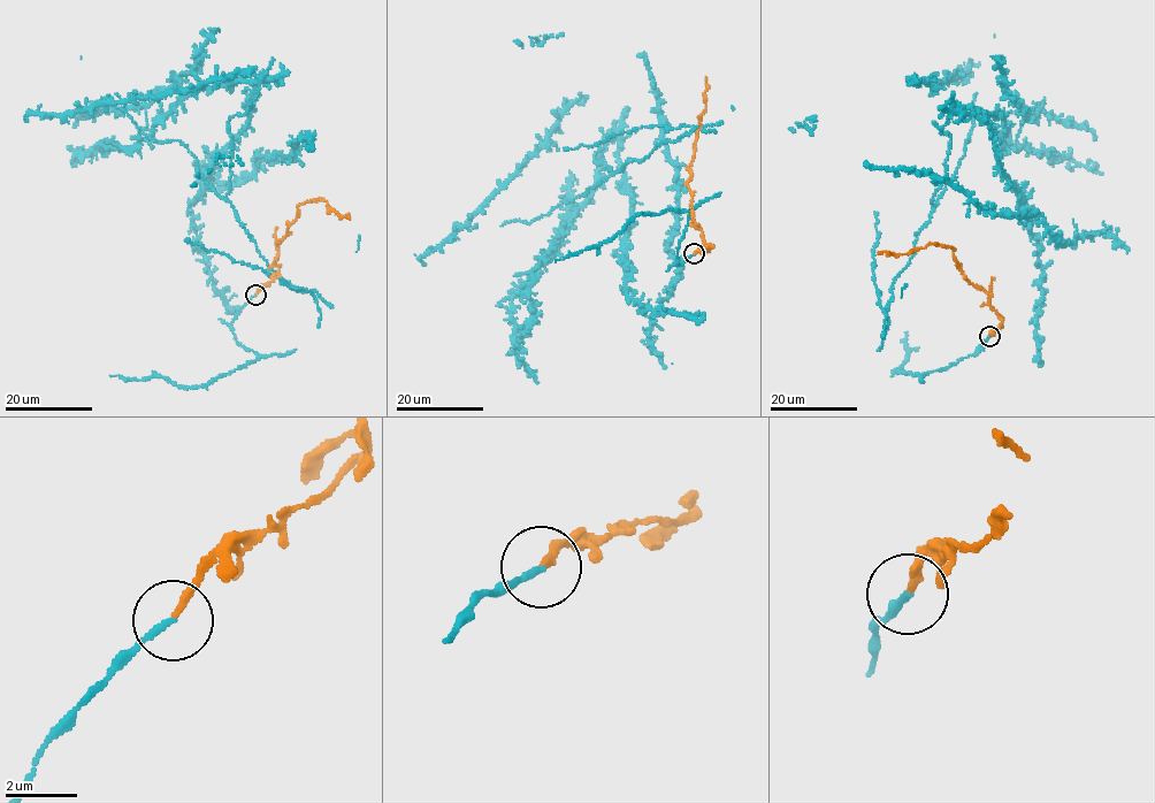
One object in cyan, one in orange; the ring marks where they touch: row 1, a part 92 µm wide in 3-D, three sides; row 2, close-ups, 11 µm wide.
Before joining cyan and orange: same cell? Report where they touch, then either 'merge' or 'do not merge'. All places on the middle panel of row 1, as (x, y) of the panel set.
at (694, 253); do not merge

